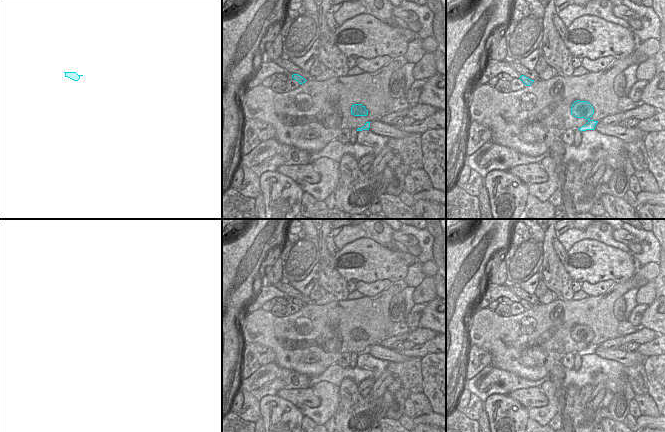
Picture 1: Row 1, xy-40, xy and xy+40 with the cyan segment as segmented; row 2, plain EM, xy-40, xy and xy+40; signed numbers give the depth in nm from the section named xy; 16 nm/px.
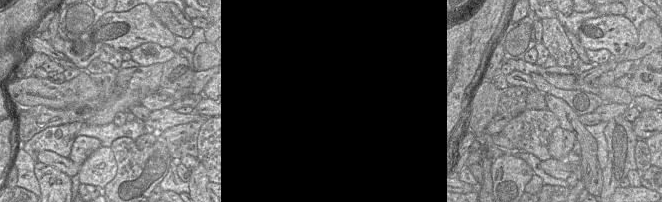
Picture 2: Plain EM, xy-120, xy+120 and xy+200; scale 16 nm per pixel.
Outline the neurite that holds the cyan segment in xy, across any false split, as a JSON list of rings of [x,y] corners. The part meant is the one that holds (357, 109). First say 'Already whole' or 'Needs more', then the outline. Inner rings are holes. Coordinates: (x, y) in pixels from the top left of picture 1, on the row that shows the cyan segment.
Already whole. [[[354,104],[351,107],[351,114],[354,116],[367,116],[368,110],[362,104]]]

